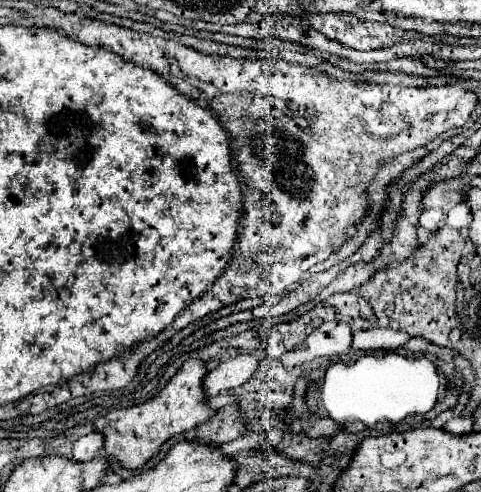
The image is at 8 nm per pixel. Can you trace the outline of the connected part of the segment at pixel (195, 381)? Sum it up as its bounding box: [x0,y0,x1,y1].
[94,359,214,469]

